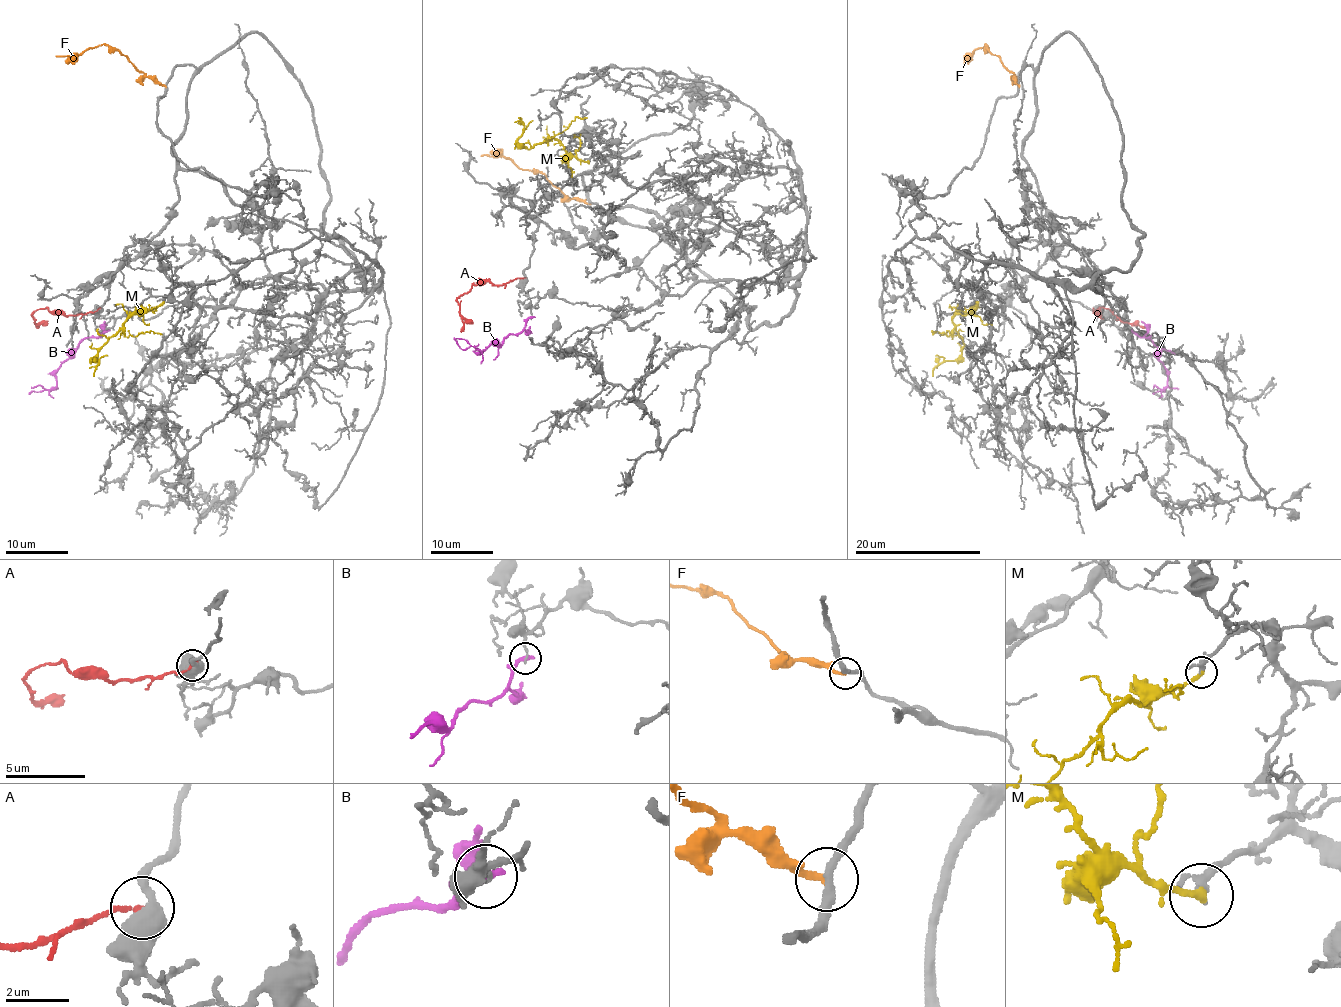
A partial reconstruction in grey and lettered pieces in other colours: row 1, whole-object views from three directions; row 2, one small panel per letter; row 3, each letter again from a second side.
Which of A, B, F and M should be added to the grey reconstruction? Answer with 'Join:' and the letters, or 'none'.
Join: M

